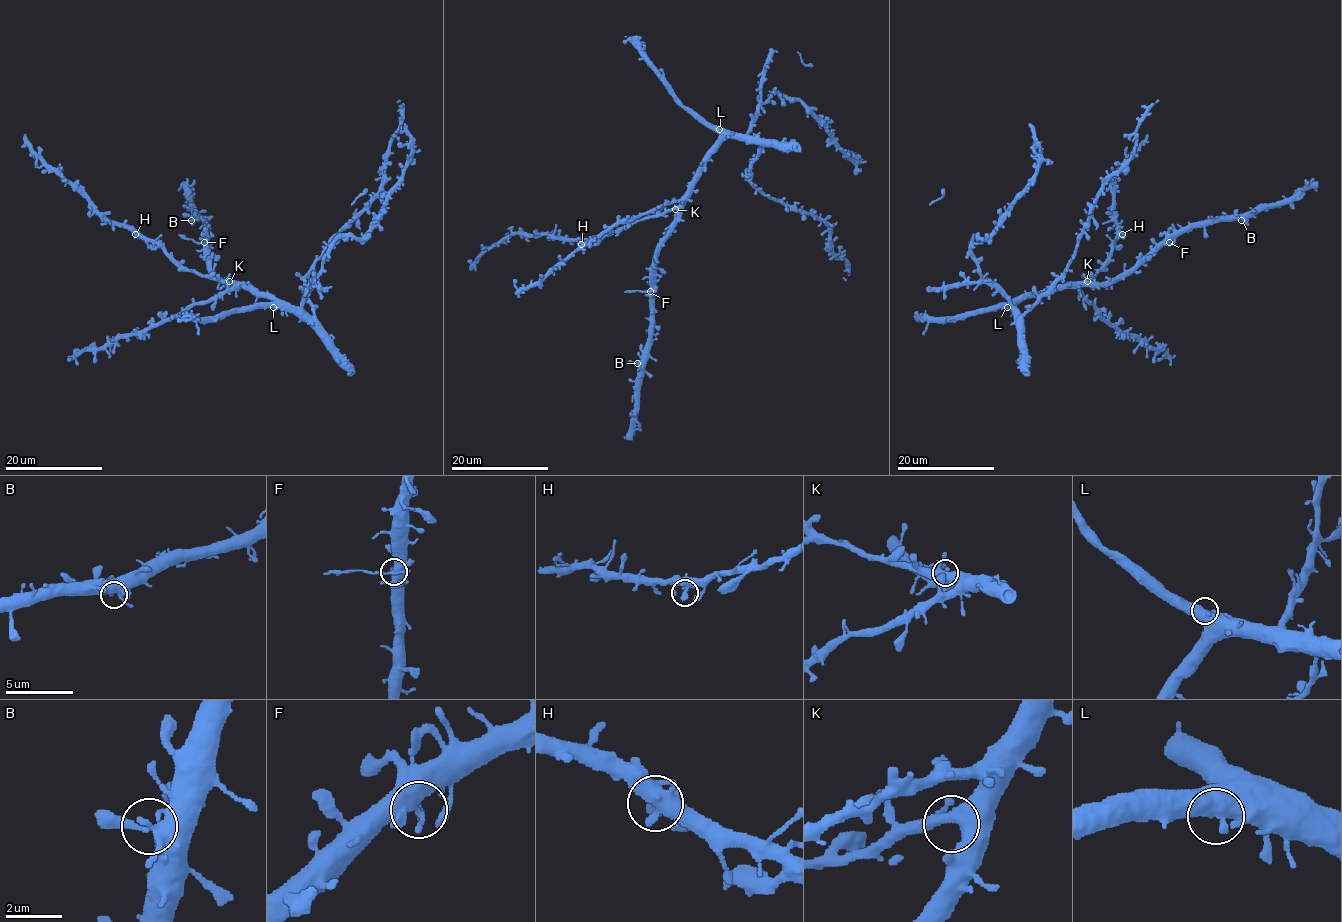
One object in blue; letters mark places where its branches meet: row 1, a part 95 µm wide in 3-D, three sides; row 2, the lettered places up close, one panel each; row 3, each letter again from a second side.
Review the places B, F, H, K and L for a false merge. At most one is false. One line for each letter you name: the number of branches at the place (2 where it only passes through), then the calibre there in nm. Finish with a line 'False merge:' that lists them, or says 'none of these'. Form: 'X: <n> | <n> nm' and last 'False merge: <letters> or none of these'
F: 3 | 340 nm
False merge: F

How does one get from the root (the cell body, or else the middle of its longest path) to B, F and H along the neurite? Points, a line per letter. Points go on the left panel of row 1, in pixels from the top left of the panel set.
B: (268, 296), (262, 296), (248, 286), (231, 286), (221, 279), (209, 263), (206, 225), (201, 220), (191, 220)
F: (268, 296), (262, 296), (248, 286), (231, 286), (221, 279), (211, 269), (207, 245), (204, 242)
H: (268, 296), (182, 269), (156, 243), (135, 234)

